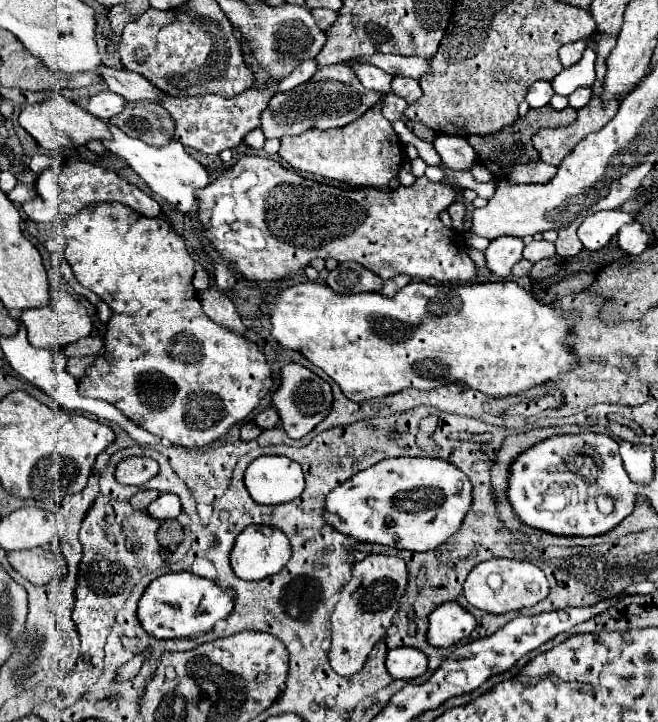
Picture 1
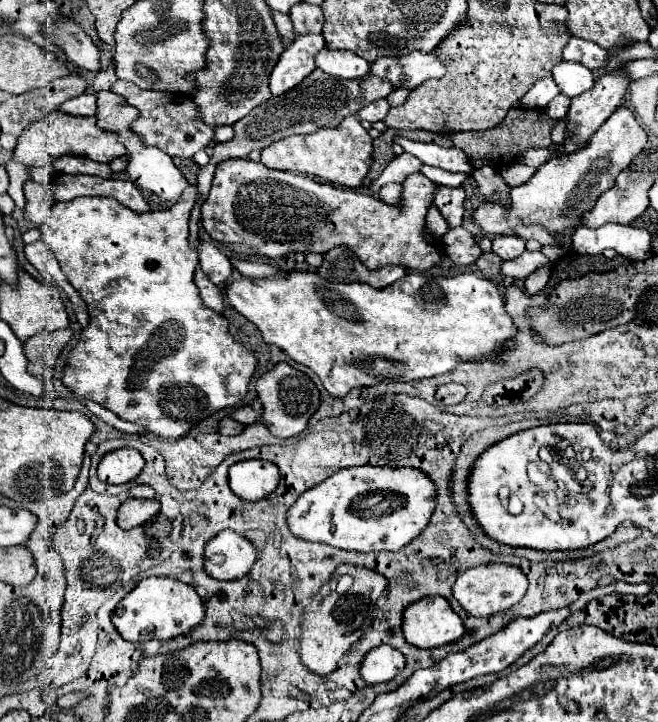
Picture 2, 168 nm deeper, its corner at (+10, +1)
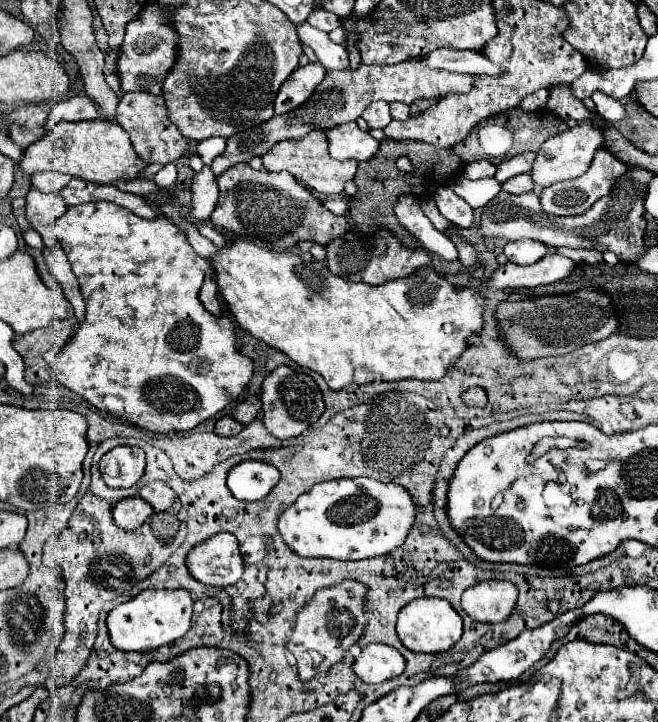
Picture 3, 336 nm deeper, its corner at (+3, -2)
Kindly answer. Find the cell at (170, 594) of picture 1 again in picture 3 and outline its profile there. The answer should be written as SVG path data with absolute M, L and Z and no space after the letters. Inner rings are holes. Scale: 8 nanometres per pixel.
M147 589L141 591L127 603L117 605L107 615L107 627L111 643L121 651L151 651L161 645L171 645L181 639L191 629L193 617L193 597L185 589L165 591L165 589Z

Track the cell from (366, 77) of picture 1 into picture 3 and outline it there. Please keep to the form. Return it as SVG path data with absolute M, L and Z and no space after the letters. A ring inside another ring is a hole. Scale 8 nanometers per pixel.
M307 23L299 25L299 27L297 27L297 33L299 33L299 39L315 51L319 63L321 63L327 71L349 69L349 67L351 67L347 49L345 49L343 45L339 45L339 43L333 43L327 33L323 33L323 31L307 25Z

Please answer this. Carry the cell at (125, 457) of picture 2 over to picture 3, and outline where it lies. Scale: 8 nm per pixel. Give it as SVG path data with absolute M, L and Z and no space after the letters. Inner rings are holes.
M117 447L101 457L99 469L109 487L133 487L145 473L145 451L139 447Z

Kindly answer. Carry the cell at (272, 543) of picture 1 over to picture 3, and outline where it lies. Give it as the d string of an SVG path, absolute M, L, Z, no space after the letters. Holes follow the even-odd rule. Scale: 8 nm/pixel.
M219 533L215 537L209 537L209 541L203 541L201 545L193 547L189 551L187 565L189 565L191 575L197 581L201 581L205 585L213 585L213 587L235 585L243 575L243 555L239 553L239 543L237 543L235 535L231 535L231 533Z

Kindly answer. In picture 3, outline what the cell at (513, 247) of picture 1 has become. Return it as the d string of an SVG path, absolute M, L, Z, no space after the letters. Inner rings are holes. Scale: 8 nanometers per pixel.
M509 241L503 247L503 253L511 263L531 265L541 257L545 257L549 253L549 247L541 245L539 241Z

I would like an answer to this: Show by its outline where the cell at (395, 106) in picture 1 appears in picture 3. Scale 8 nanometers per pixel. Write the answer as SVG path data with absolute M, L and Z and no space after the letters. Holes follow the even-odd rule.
M375 101L371 103L363 115L361 115L371 129L383 129L385 125L389 125L391 115L389 115L389 103L387 101Z

